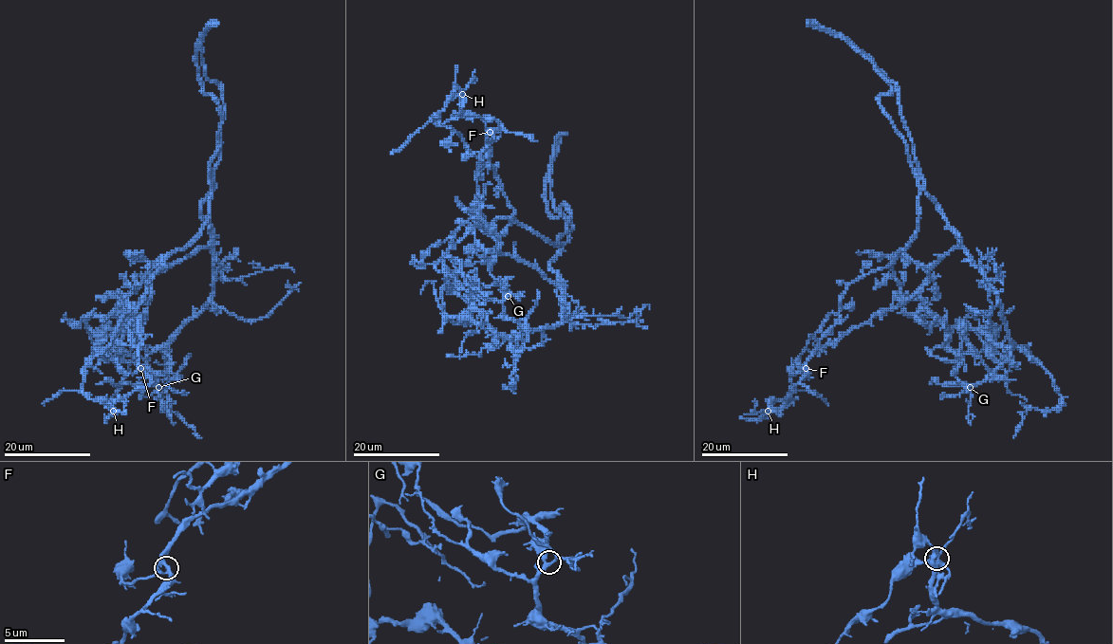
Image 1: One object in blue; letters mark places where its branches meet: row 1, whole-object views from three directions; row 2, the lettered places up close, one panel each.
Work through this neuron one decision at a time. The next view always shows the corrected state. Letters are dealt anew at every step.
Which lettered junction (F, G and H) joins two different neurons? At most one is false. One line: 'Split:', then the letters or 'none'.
Split: none

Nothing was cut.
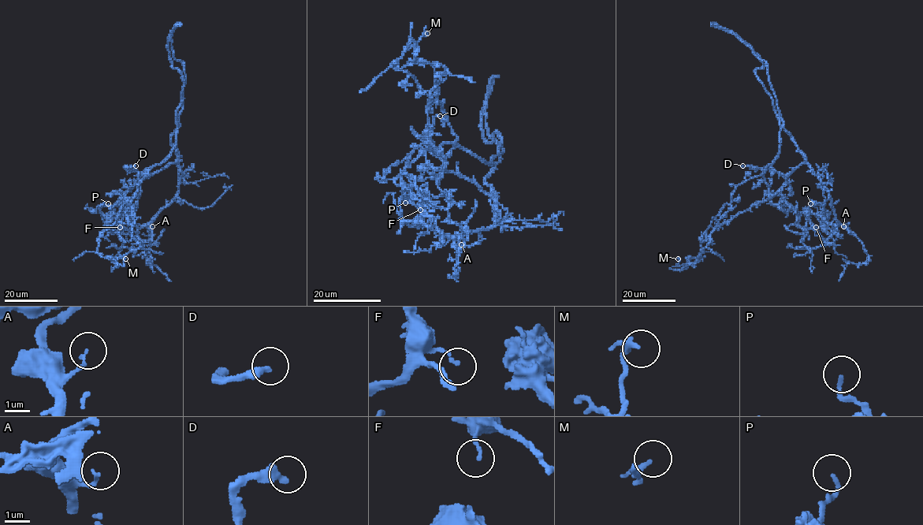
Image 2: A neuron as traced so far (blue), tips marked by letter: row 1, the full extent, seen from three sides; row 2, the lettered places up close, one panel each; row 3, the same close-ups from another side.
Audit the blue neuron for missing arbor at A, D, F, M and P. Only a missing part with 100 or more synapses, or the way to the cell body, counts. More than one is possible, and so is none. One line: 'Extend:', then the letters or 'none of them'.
Extend: D

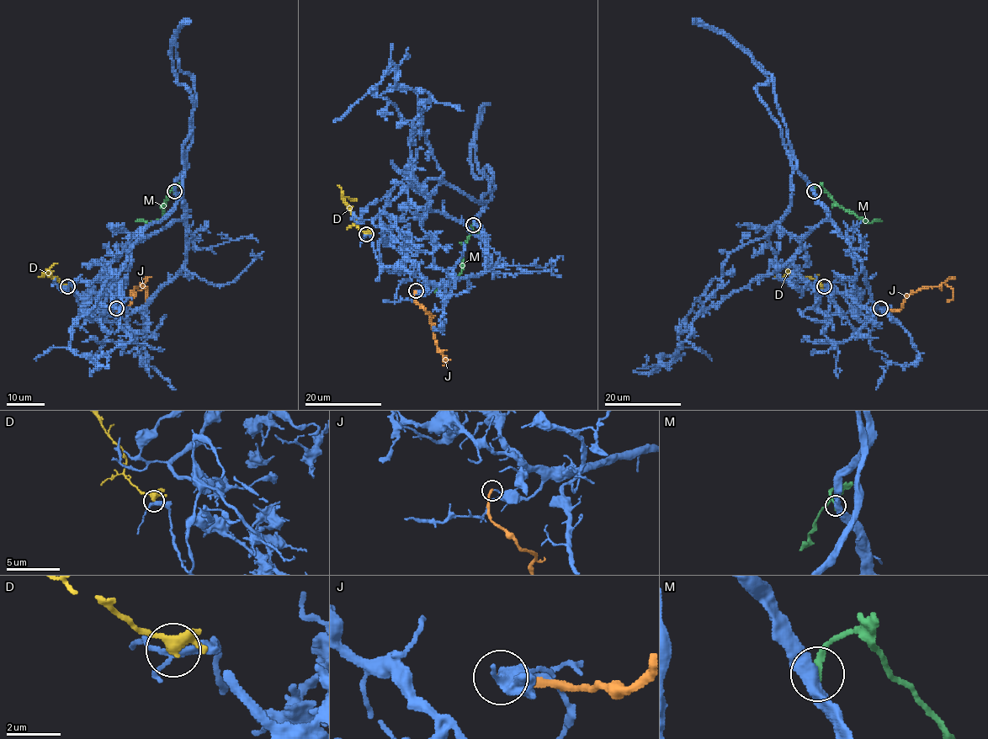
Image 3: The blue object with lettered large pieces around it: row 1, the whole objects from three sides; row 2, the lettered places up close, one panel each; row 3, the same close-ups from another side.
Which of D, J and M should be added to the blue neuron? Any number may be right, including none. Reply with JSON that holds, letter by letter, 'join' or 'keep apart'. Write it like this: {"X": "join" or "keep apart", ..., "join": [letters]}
{"D": "keep apart", "J": "keep apart", "M": "keep apart", "join": []}

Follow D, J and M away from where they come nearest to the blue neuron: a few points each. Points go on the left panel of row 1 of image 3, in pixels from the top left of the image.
D: (67, 287), (45, 273), (57, 263)
J: (116, 309), (124, 310), (134, 288), (141, 283), (146, 289), (145, 301)
M: (174, 191), (173, 185), (165, 201), (164, 217), (151, 224), (136, 220)

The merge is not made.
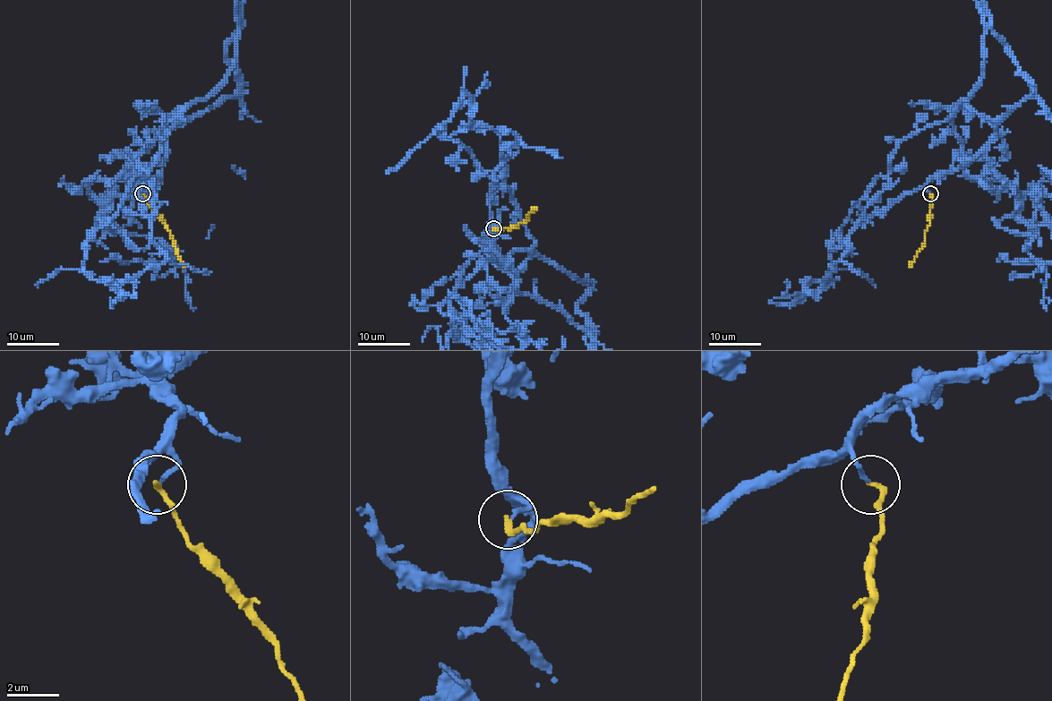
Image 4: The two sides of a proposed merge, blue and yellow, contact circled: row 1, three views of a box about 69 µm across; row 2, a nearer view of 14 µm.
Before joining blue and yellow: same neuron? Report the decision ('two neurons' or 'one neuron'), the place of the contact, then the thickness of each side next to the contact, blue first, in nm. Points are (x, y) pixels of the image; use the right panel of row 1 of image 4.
one neuron | (930, 193) | 150/190 nm

